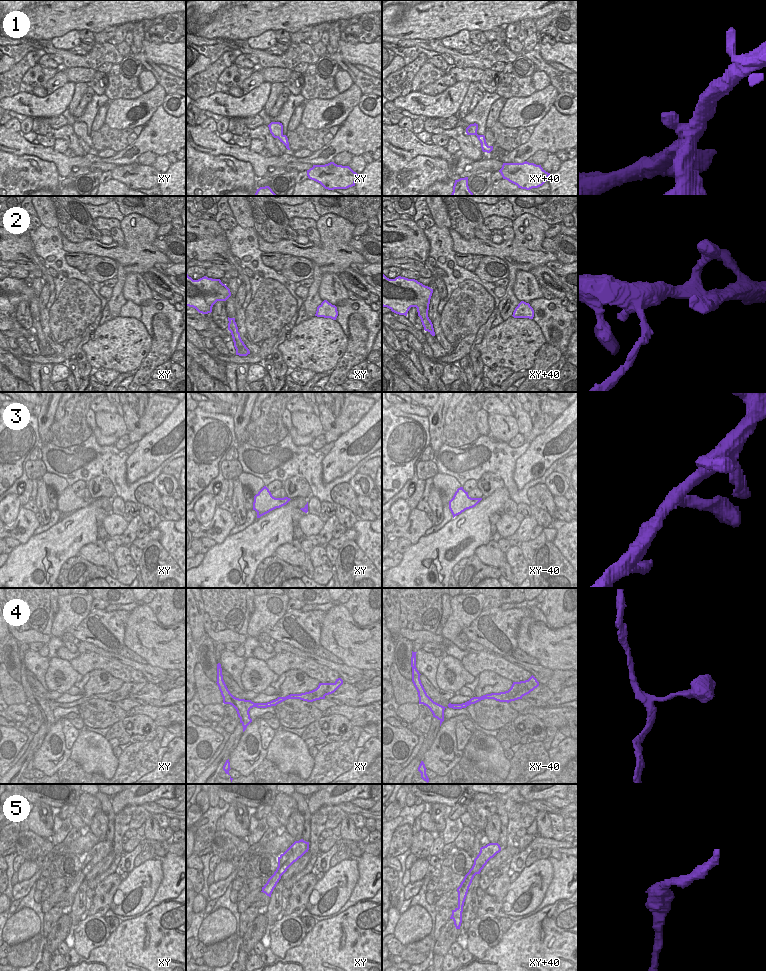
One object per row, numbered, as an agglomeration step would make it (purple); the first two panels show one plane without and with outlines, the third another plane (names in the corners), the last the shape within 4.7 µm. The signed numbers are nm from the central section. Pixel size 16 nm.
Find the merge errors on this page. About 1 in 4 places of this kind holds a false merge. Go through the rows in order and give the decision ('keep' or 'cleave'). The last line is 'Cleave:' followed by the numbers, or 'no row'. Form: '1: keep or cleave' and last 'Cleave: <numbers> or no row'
1: keep
2: cleave
3: keep
4: keep
5: keep
Cleave: 2

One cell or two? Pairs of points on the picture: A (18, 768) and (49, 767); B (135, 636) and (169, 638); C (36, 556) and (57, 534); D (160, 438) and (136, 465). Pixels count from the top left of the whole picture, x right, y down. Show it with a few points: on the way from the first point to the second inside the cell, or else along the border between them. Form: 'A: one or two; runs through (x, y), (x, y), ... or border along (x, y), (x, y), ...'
A: two; border along (44, 737), (41, 746), (32, 758)
B: one; runs through (143, 634), (148, 638), (161, 638)
C: one; runs through (41, 551), (52, 539)
D: one; runs through (152, 441), (144, 449), (144, 457)

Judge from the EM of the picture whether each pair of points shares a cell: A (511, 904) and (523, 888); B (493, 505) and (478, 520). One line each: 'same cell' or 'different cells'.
A: same cell
B: same cell

